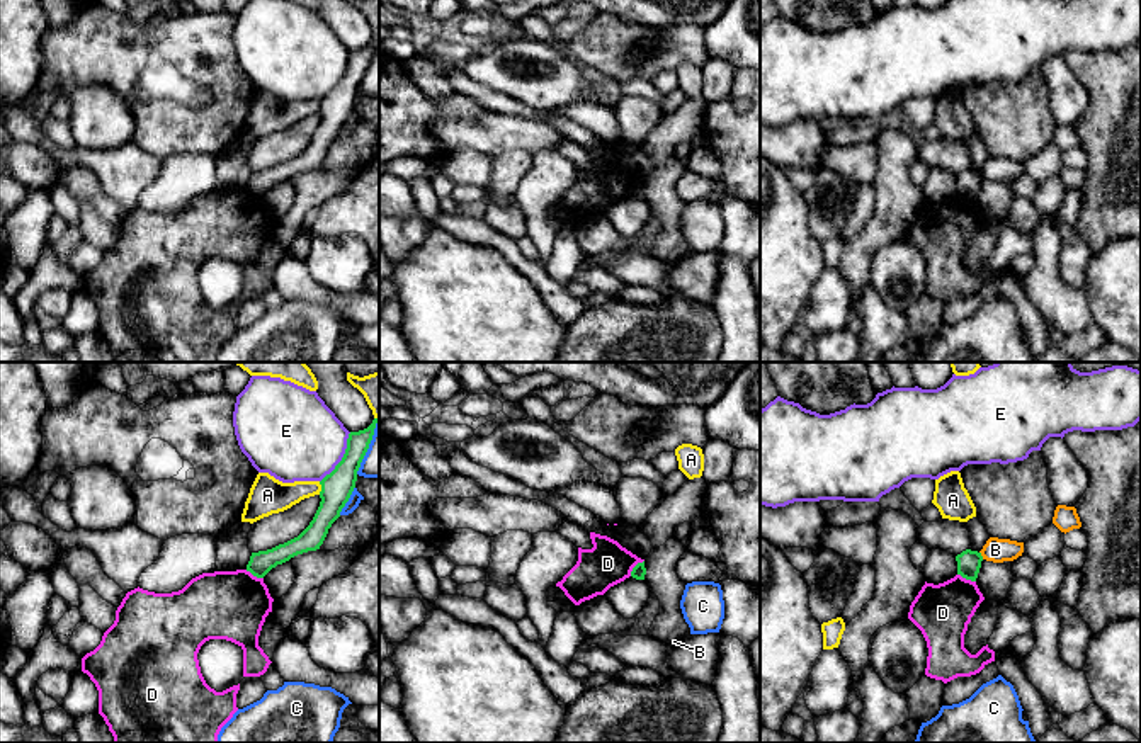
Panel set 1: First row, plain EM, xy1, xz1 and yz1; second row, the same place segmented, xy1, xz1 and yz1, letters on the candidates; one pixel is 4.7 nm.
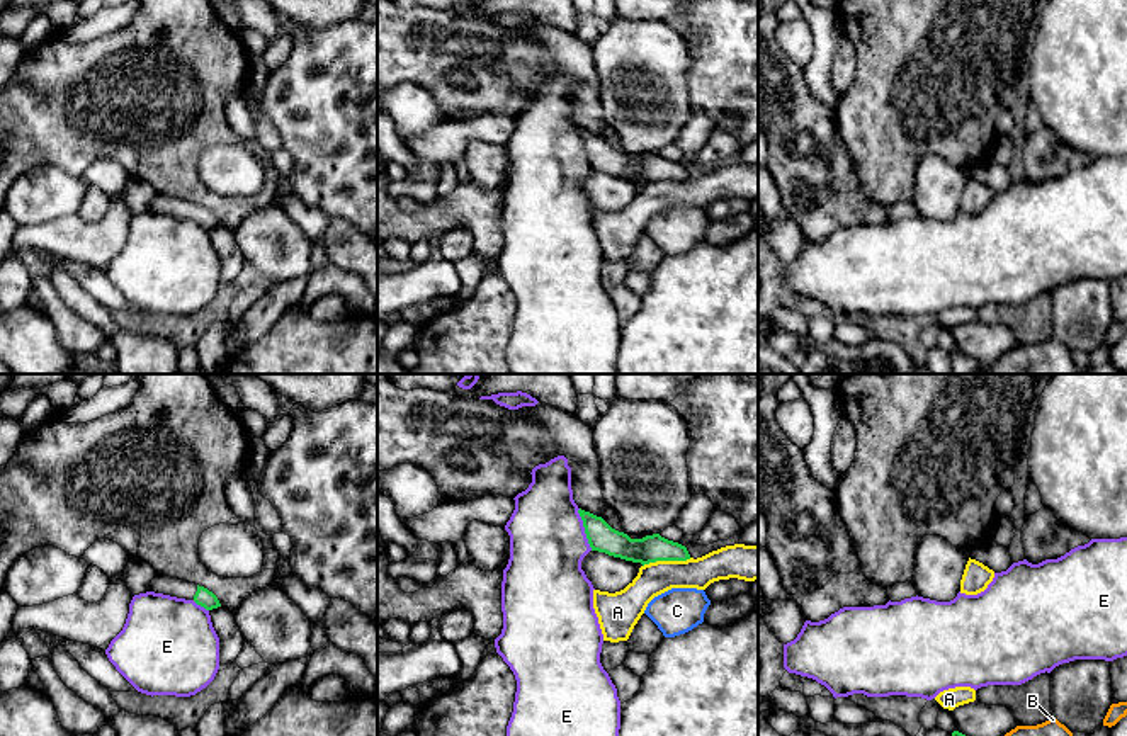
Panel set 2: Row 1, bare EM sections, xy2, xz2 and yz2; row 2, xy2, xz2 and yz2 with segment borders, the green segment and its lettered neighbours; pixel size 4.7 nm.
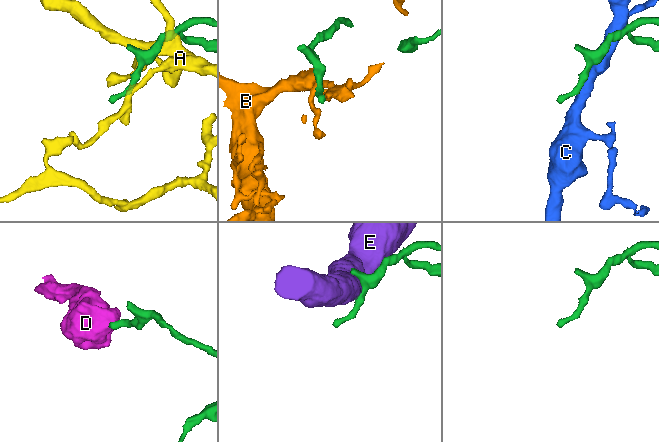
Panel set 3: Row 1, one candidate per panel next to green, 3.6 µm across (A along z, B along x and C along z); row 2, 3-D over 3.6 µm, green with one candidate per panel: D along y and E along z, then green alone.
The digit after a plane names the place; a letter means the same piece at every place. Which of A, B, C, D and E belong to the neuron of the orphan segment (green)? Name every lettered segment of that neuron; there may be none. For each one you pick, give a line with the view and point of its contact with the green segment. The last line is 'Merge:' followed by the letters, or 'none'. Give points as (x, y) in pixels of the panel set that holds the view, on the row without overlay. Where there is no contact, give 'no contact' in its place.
Merge: none

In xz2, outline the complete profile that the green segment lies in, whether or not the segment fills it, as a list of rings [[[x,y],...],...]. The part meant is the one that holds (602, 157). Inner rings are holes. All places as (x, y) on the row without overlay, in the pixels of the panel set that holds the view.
[[[578,129],[592,170],[605,172],[632,182],[649,184],[656,180],[687,180],[690,173],[685,165],[668,160],[660,153],[631,158],[612,148],[602,136]]]

